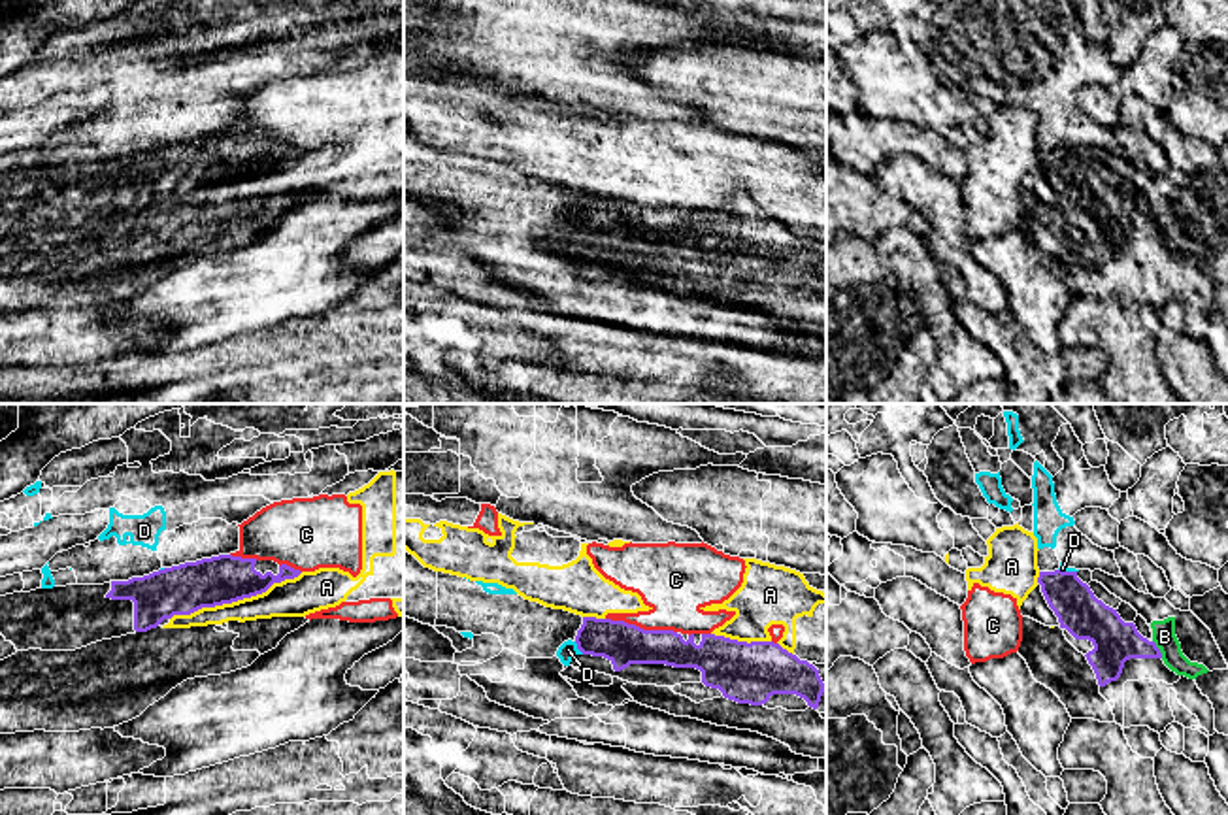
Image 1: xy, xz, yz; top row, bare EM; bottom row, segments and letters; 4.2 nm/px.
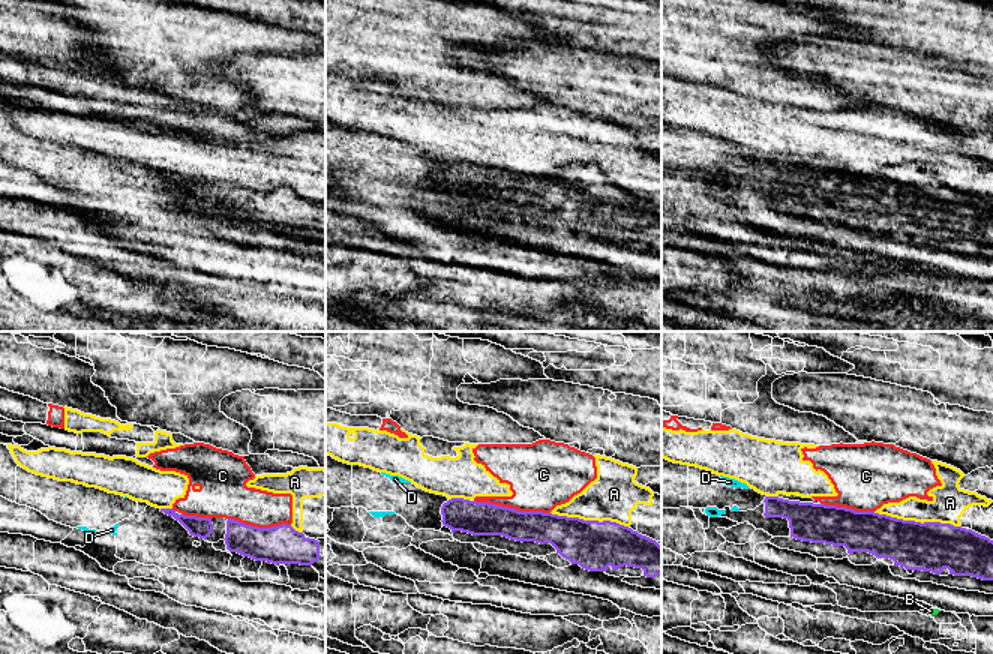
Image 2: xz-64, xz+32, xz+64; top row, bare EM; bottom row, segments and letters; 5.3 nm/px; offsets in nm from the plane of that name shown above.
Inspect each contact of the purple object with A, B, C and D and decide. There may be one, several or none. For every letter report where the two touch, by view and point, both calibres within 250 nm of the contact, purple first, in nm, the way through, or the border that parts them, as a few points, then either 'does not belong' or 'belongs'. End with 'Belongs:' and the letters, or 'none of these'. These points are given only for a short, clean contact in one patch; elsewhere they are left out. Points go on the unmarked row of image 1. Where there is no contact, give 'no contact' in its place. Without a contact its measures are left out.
A: xy (236, 178) | 220/160 nm | does not belong
B: yz (1159, 227) | 190/100 nm | does not belong
C: xz (642, 206) | 180/300 nm | does not belong
D: xz (578, 225) | 180/80 nm | along xz (574, 219), (583, 231) | does not belong
Belongs: none of these

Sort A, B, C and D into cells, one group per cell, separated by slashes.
A C / B / D

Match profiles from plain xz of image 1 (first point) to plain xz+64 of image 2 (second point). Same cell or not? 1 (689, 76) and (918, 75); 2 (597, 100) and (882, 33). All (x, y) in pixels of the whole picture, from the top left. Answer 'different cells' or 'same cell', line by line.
1: same cell
2: different cells

